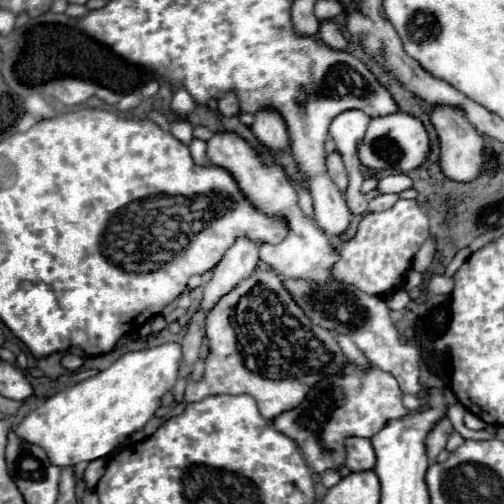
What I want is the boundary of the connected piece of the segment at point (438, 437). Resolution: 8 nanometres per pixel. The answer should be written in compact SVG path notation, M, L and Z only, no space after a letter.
M443 417L427 435L425 439L425 447L427 447L427 457L429 457L429 463L435 463L437 461L437 455L439 451L445 449L445 443L449 439L449 435L453 433L453 425L447 417Z

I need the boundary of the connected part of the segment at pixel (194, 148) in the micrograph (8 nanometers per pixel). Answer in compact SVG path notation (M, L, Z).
M193 139L193 143L189 145L189 149L191 149L191 157L193 157L195 163L199 163L199 165L207 165L209 163L209 159L205 157L205 141Z

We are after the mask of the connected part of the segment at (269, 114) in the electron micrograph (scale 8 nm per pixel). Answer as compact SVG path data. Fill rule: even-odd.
M271 107L255 113L255 123L251 125L251 129L257 139L271 151L285 149L289 143L289 129L285 125L285 119Z

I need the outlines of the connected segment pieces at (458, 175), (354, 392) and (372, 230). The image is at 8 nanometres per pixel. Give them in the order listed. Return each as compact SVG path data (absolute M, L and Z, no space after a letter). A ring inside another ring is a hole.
M435 107L431 109L431 123L435 125L441 141L441 169L449 179L455 181L471 181L483 169L483 161L489 155L483 155L483 137L475 131L475 127L465 119L465 115L453 107Z
M347 363L337 375L327 375L317 381L301 405L275 417L273 427L293 439L301 447L309 469L321 475L327 469L343 467L347 457L345 439L371 439L389 421L405 415L409 415L409 409L403 405L403 391L391 373L373 365L363 371L357 363Z
M399 199L387 211L367 213L359 223L357 235L335 249L341 255L341 261L335 265L335 277L345 283L357 285L357 289L361 289L363 293L389 295L395 287L403 285L405 273L411 269L415 253L427 237L429 219L419 209L417 201Z

